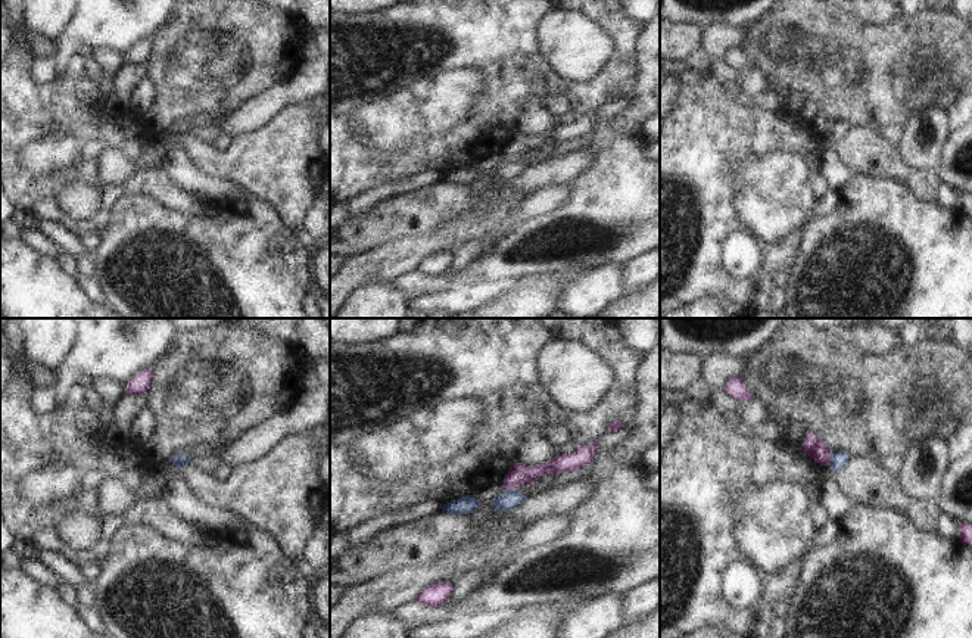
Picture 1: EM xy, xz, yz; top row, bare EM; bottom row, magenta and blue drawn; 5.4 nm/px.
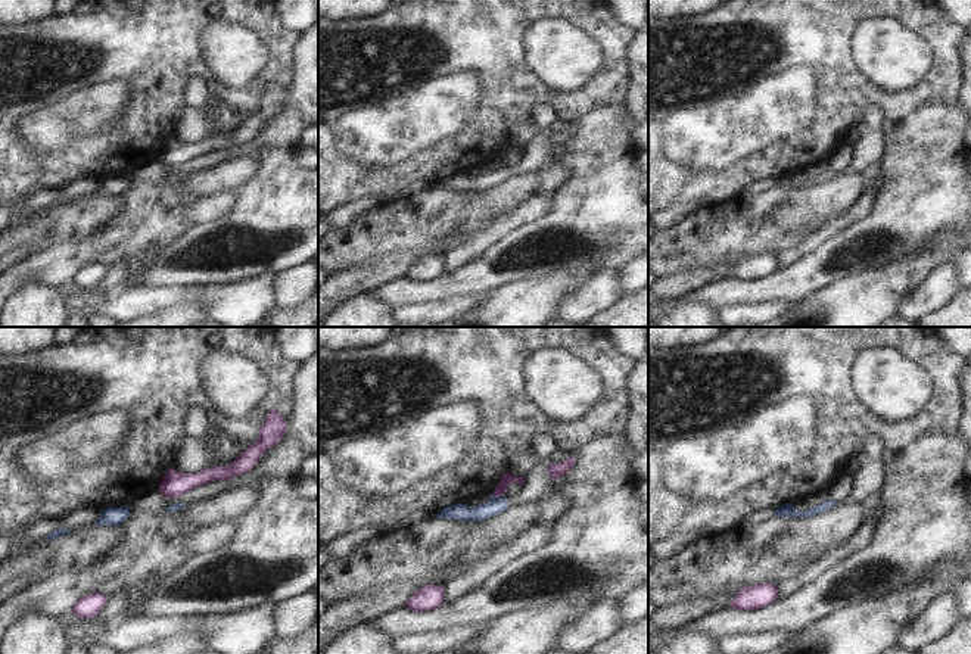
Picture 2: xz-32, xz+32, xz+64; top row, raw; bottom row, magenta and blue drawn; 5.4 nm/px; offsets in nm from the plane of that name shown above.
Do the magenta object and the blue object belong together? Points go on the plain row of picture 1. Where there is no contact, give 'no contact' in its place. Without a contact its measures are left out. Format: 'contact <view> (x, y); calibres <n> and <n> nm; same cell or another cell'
contact xz (511, 158); calibres 120 and 100 nm; another cell

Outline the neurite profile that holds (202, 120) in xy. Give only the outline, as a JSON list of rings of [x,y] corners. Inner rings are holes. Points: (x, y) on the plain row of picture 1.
[[[199,113],[199,115],[193,115],[190,116],[186,124],[190,128],[197,128],[197,127],[215,127],[216,124],[219,124],[221,116],[212,115],[212,113]]]

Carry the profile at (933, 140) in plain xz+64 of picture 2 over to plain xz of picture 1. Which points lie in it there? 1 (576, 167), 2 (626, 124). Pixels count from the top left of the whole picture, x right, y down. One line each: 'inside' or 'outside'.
1: outside
2: outside

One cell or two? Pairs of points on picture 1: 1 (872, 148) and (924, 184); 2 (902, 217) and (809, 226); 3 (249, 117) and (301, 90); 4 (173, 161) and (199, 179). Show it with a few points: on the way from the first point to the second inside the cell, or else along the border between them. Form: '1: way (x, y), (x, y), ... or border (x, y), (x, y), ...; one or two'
1: way (885, 161), (910, 179); one
2: way (878, 226), (832, 226); one
3: way (262, 108), (287, 93); one
4: way (178, 167), (193, 179); one

